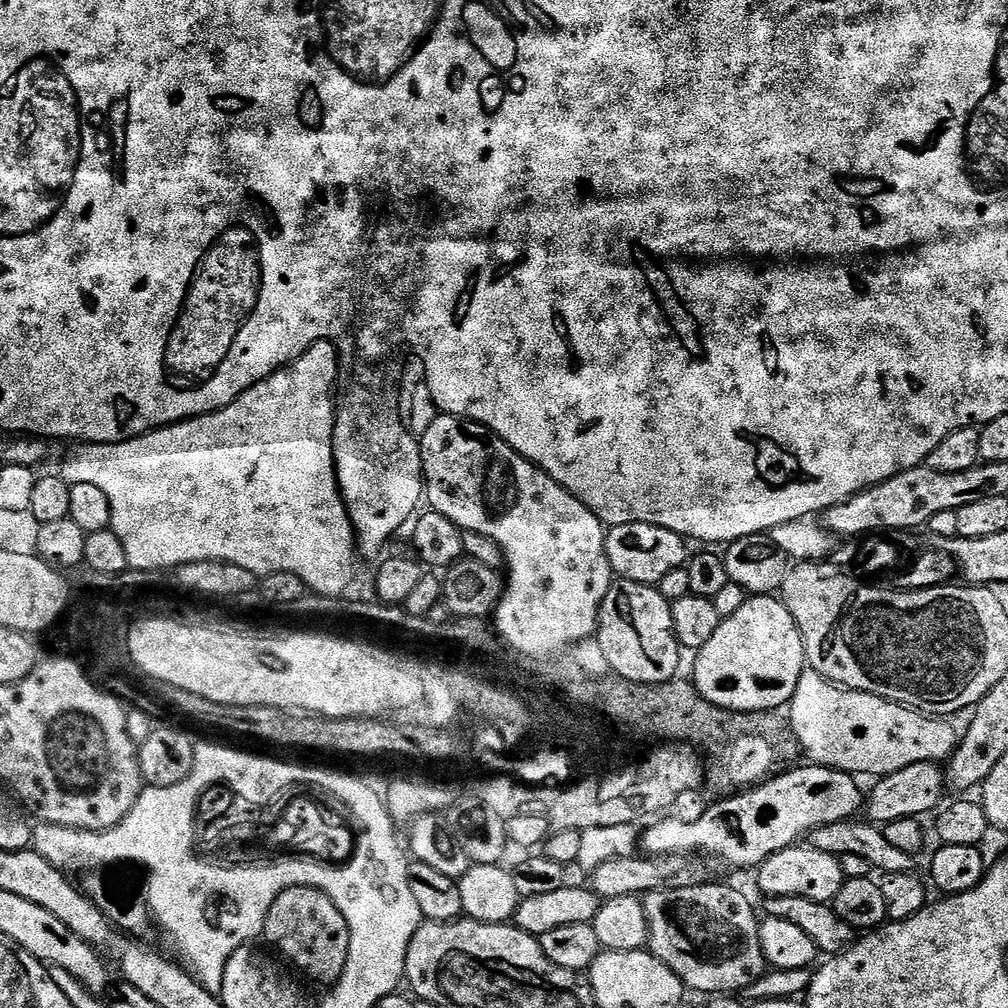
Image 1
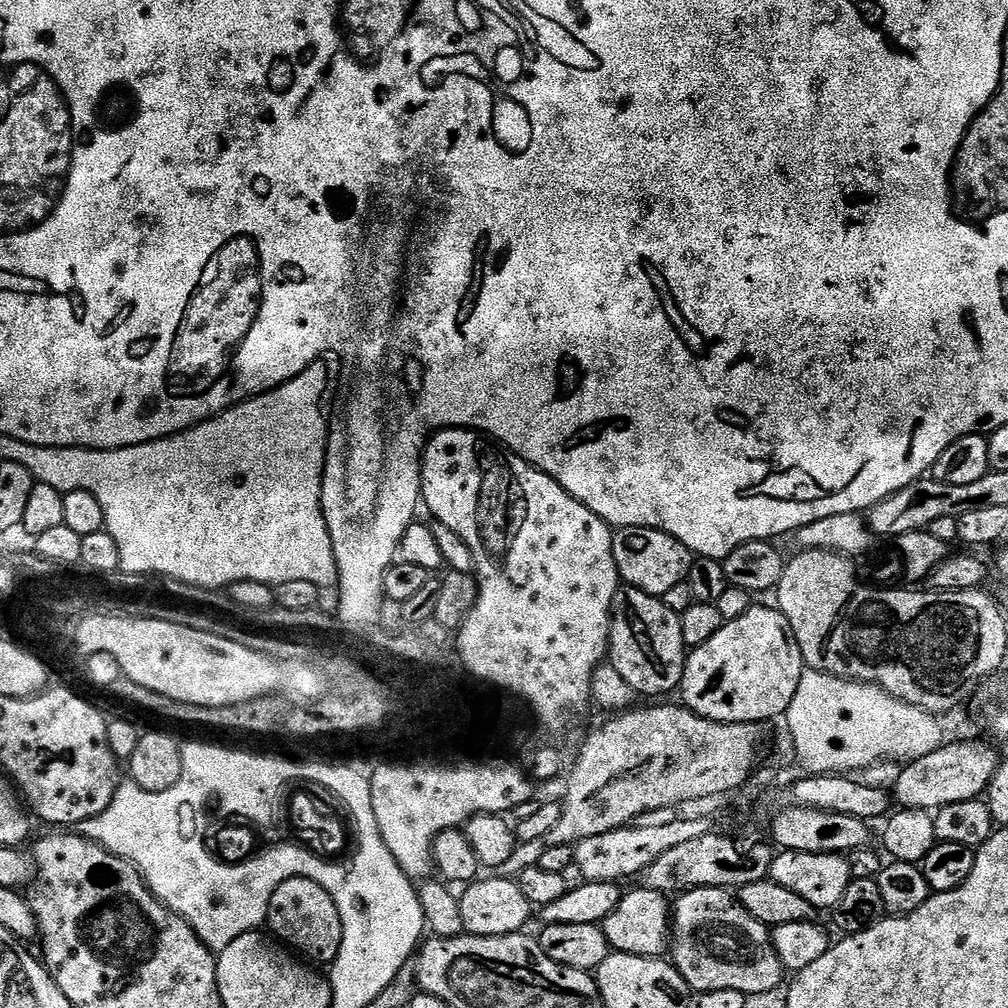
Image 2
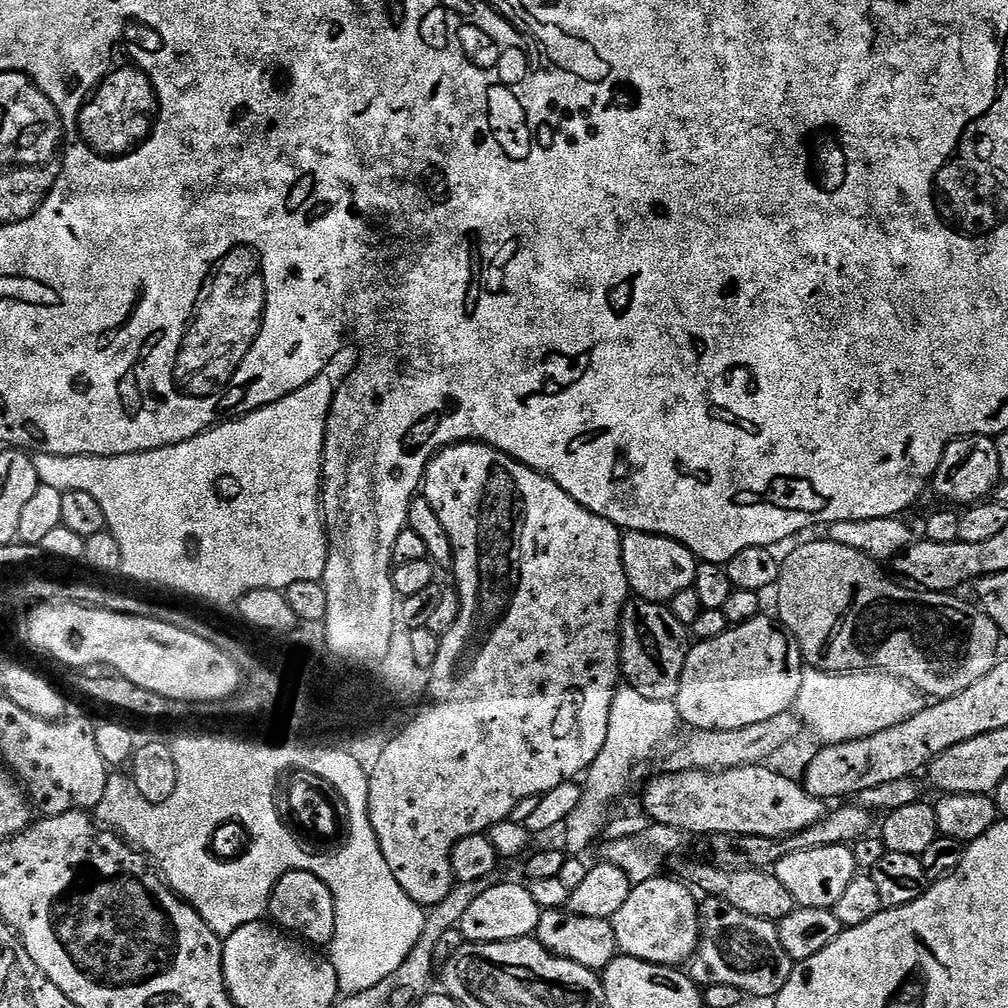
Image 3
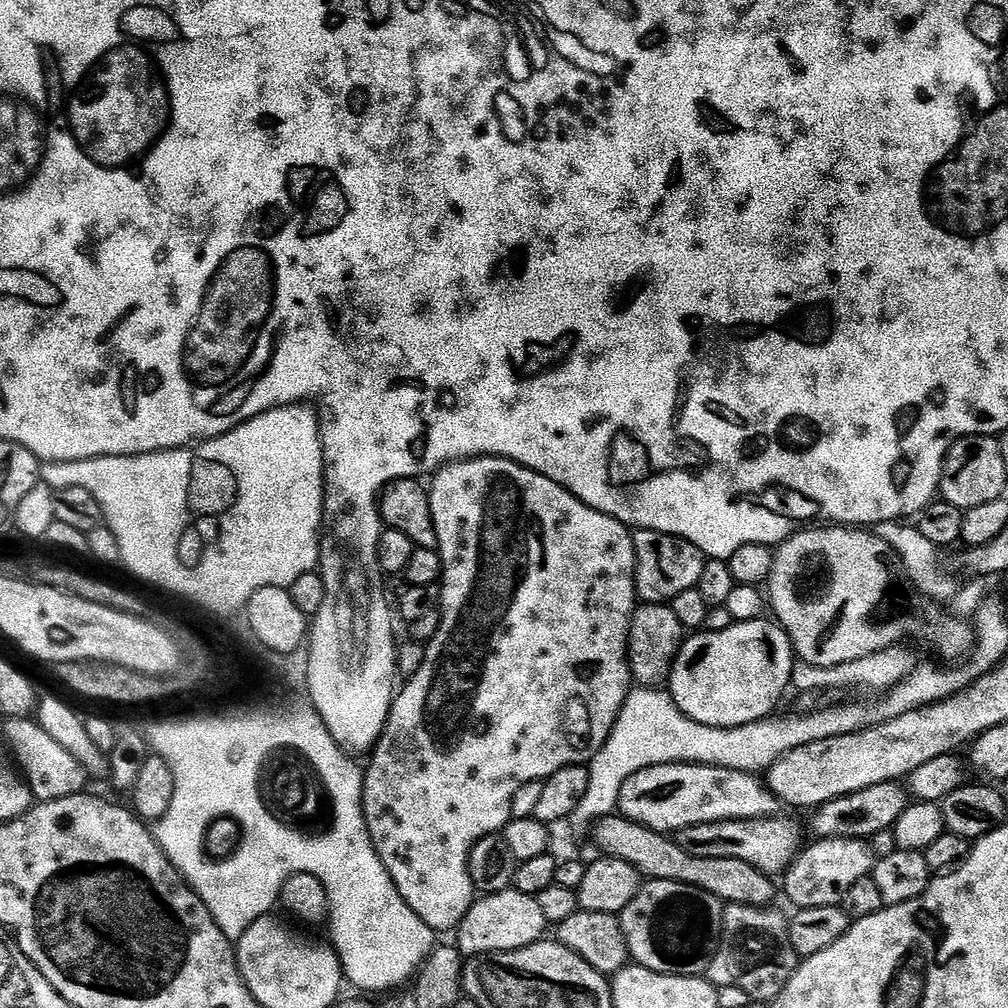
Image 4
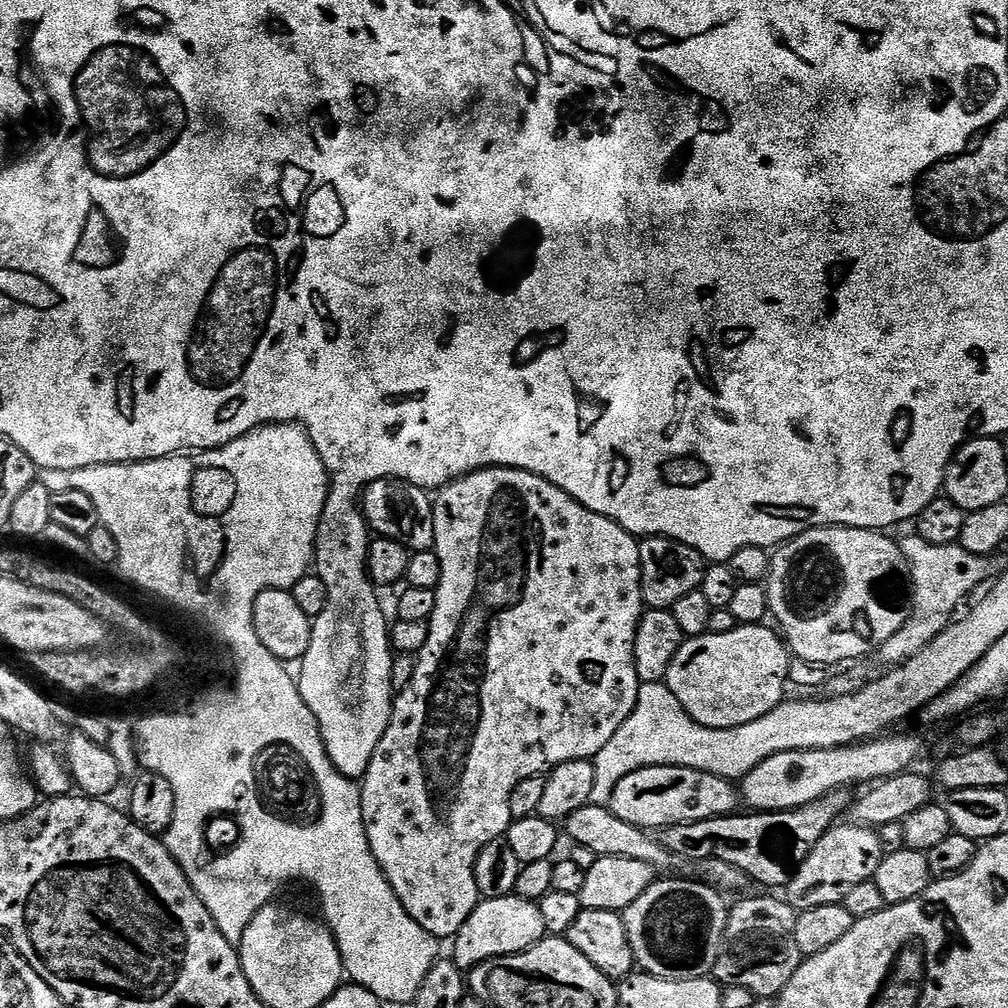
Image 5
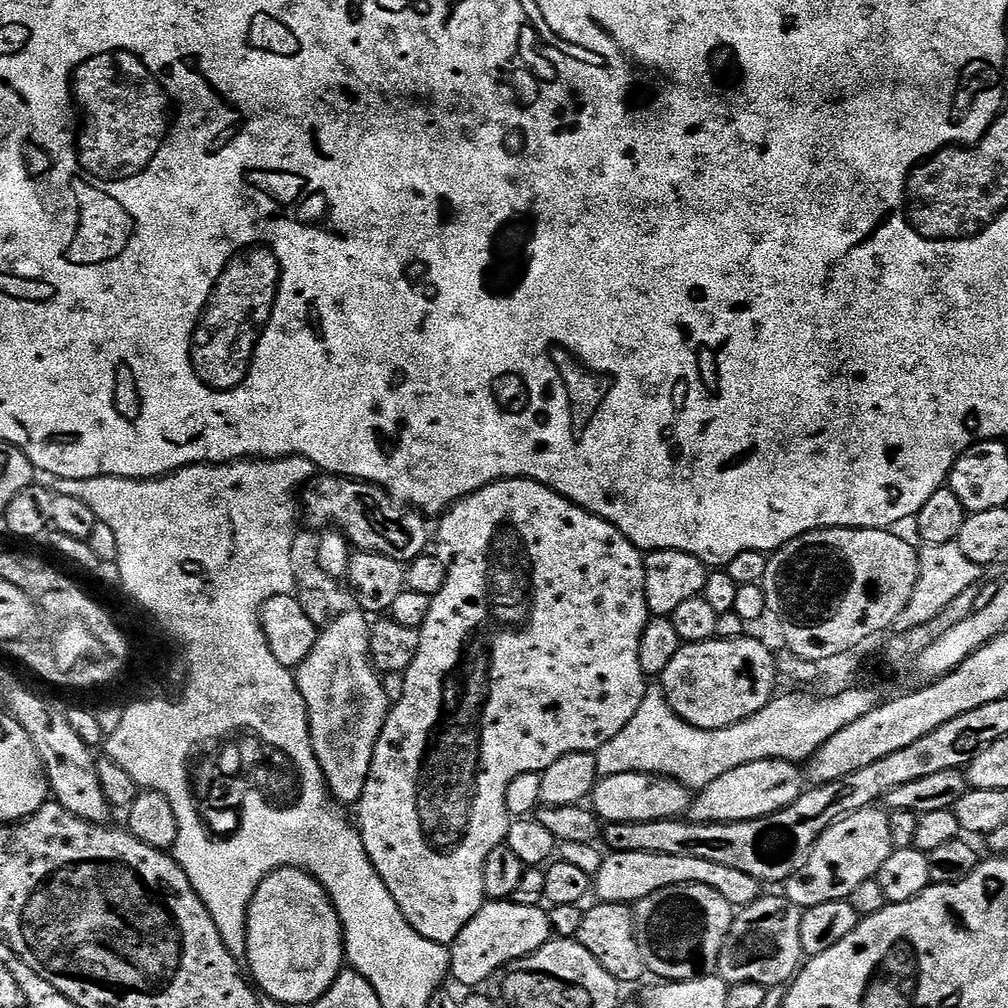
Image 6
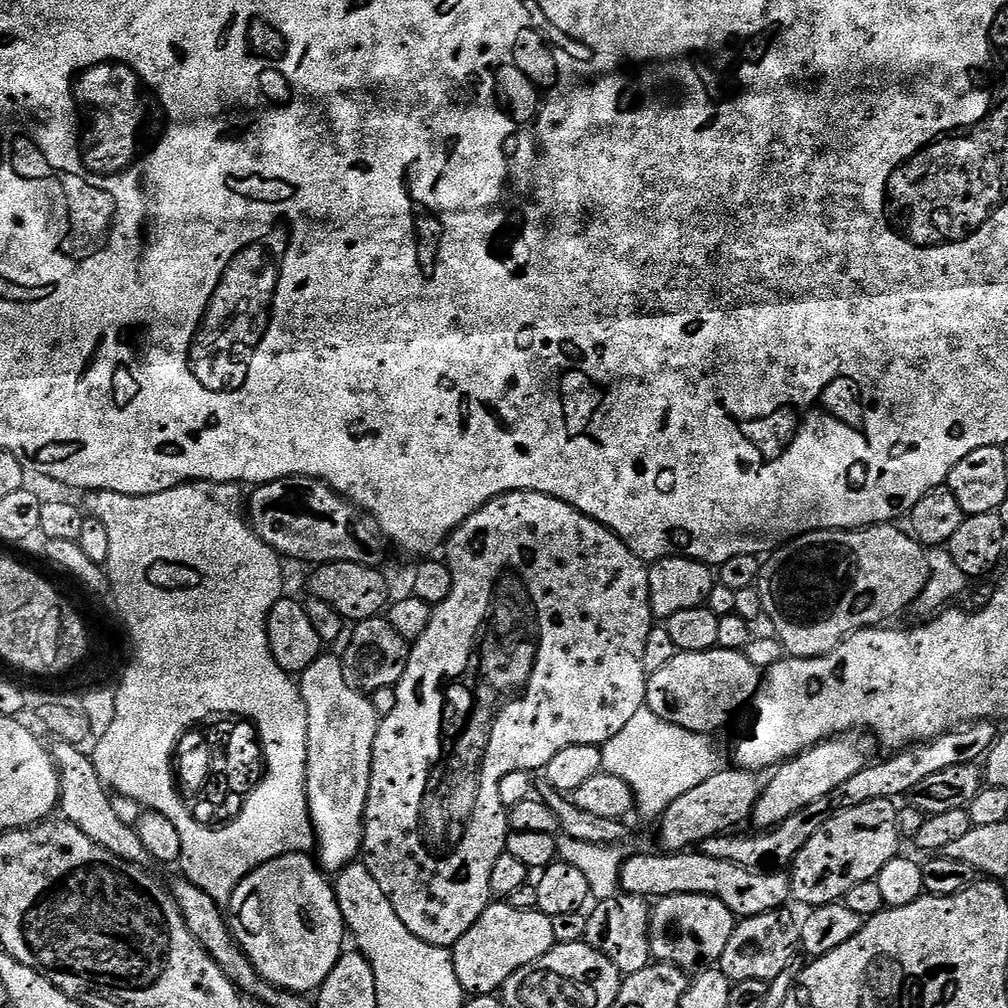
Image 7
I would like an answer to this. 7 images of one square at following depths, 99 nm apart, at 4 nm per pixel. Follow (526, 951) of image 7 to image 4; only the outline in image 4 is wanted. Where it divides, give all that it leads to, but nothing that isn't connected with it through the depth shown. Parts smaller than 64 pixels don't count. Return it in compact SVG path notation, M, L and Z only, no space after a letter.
M515 890L493 892L479 897L454 932L454 944L465 957L485 956L487 952L513 952L537 943L549 922L542 914L537 897Z

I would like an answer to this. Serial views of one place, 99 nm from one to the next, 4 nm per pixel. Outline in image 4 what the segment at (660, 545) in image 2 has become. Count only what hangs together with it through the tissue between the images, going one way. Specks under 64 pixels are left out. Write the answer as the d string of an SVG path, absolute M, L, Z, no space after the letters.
M640 530L633 535L632 546L636 551L636 594L641 601L668 604L675 596L682 594L682 590L696 587L698 578L702 576L706 557L690 542L661 532Z

